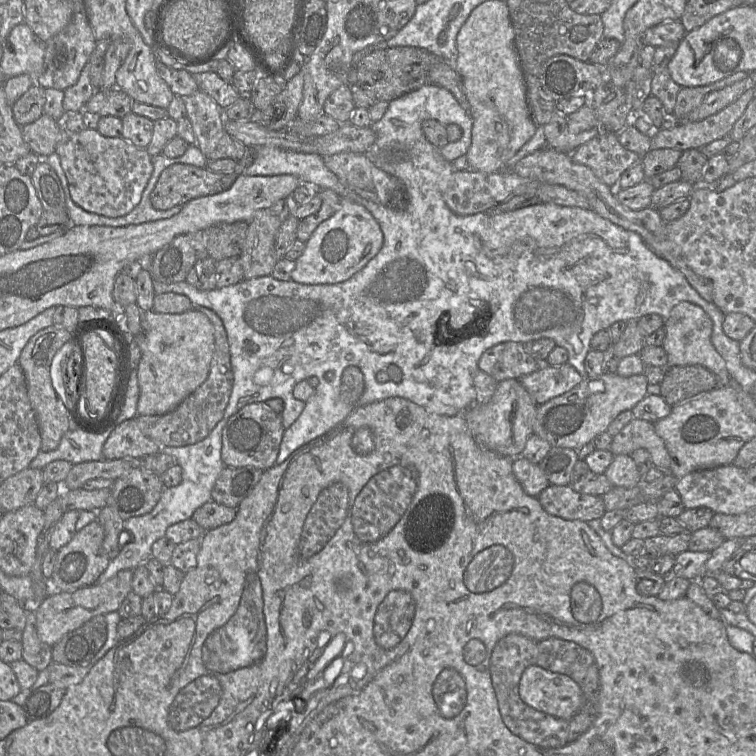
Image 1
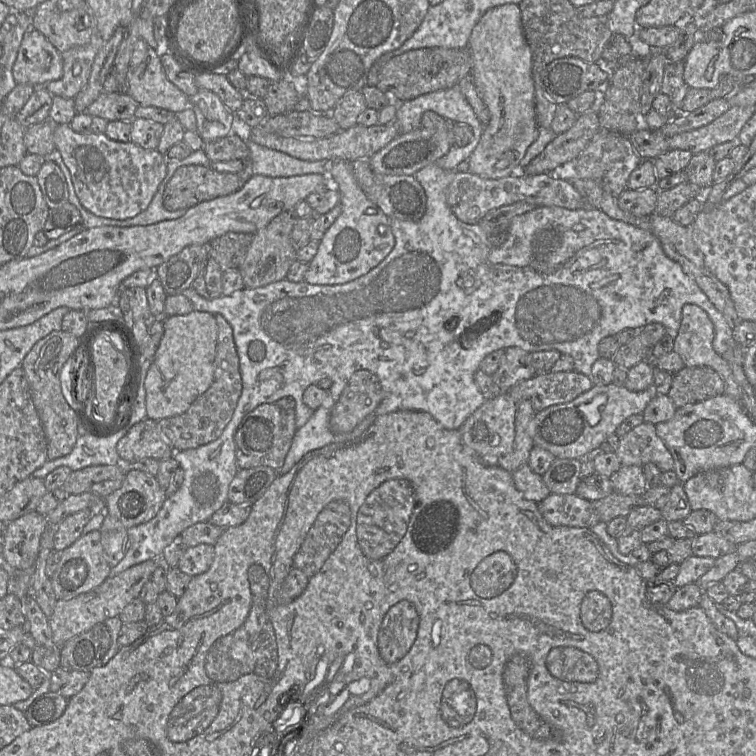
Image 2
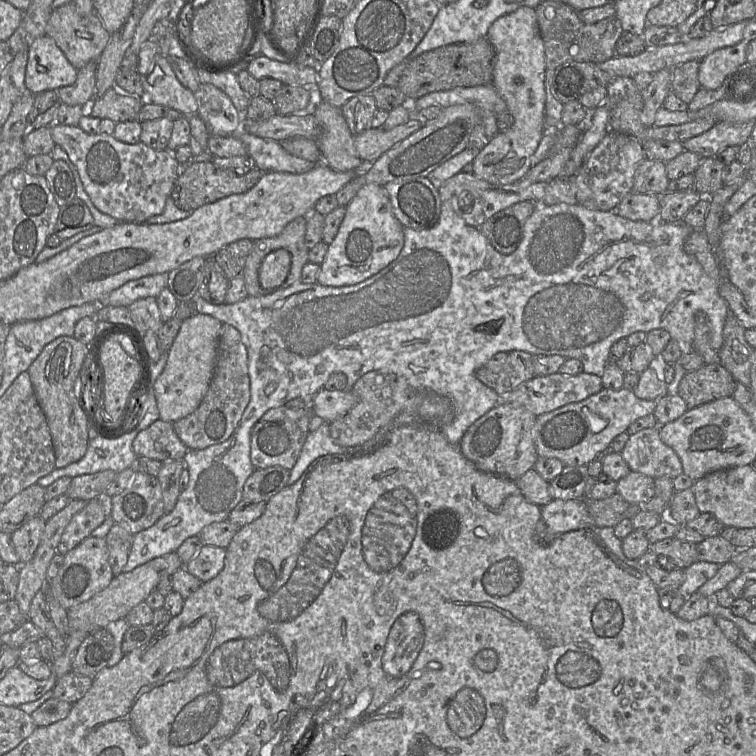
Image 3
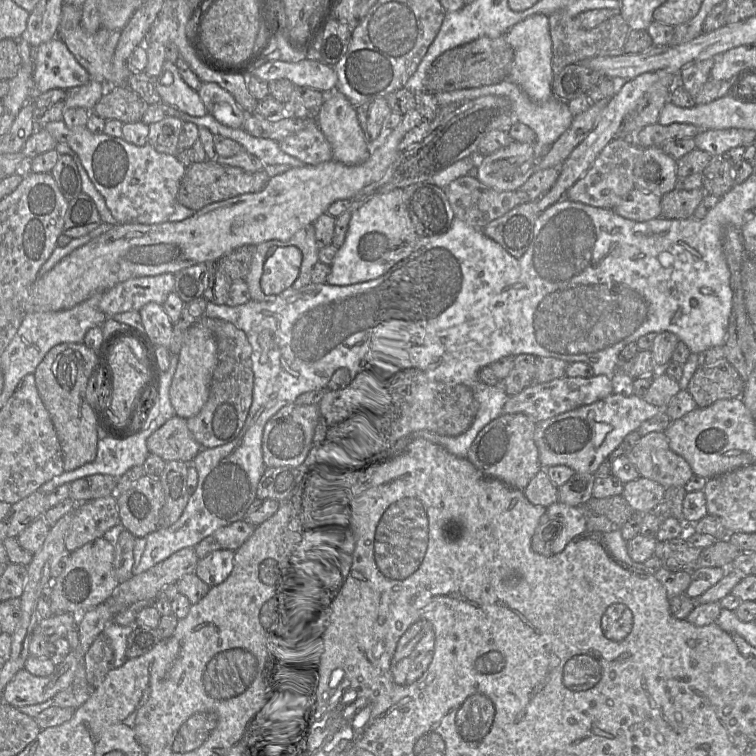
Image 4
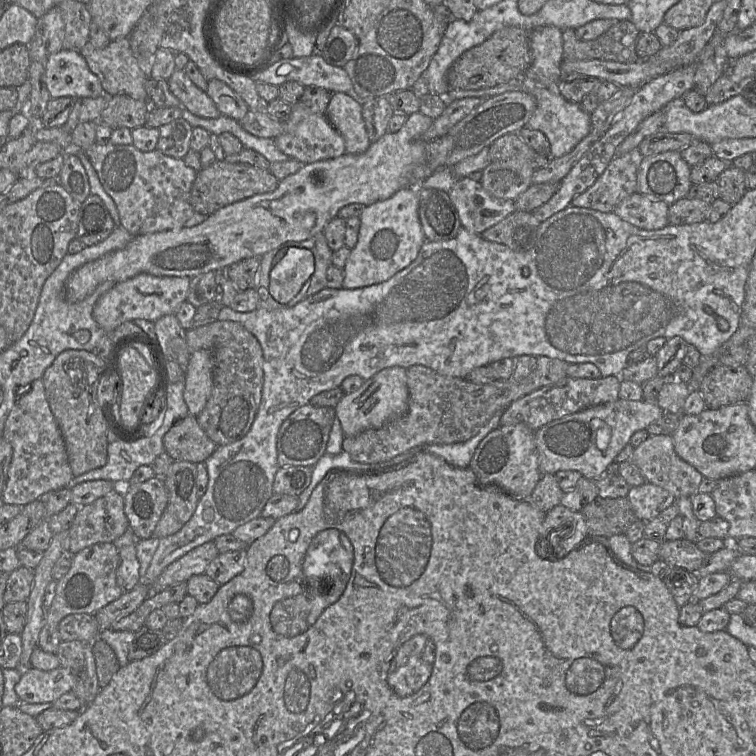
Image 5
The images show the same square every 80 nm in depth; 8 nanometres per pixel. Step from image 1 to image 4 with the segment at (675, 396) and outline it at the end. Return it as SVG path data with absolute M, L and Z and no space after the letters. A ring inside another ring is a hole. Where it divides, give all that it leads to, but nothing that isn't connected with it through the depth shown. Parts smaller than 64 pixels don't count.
M727 361L707 368L698 368L691 377L687 391L698 408L705 408L717 401L742 398L746 381Z

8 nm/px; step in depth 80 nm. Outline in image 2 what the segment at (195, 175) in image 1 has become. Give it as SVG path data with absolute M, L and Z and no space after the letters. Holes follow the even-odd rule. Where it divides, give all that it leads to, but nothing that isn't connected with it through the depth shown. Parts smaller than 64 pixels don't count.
M249 152L249 157L246 158L246 159L243 159L243 160L246 160L246 165L244 167L244 169L241 171L241 172L238 172L238 173L226 173L226 172L217 172L209 167L205 167L205 166L201 166L201 165L186 165L186 166L181 166L179 167L173 174L173 176L171 177L171 179L168 181L166 187L165 187L165 190L164 190L164 193L163 193L163 206L166 210L168 211L176 211L176 210L179 210L179 209L189 209L201 202L204 202L204 201L209 201L209 200L213 200L215 198L218 198L218 197L222 197L222 196L226 196L226 195L229 195L229 194L232 194L236 191L238 191L245 183L247 180L249 180L253 175L253 170L252 170L252 161L250 159L250 152Z

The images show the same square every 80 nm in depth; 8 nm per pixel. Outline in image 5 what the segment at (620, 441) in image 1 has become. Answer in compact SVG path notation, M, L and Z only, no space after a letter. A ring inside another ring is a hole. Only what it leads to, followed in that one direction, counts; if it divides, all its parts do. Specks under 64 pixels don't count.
M650 435L635 448L631 462L638 467L646 482L665 489L676 499L698 493L698 487L704 478L691 464L677 455L671 435Z

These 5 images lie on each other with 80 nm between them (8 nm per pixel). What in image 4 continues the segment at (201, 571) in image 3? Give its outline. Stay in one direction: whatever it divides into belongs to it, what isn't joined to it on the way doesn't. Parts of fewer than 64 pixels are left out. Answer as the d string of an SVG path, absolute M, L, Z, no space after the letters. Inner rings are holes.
M219 549L199 559L194 573L210 587L222 583L230 575L235 551Z

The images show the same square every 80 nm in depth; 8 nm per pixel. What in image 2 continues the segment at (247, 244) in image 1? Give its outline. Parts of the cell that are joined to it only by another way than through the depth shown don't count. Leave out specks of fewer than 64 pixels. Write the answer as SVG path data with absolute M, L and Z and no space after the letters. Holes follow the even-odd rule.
M294 210L283 211L253 235L251 245L239 267L245 288L254 289L286 278L290 266L297 260L297 251L290 236L298 219Z

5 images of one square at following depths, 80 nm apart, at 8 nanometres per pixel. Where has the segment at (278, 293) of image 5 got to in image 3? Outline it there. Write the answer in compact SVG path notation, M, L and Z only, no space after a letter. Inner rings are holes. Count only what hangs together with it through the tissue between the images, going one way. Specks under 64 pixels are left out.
M277 249L267 254L259 269L261 288L266 294L283 288L283 283L291 267L291 254L285 249Z

